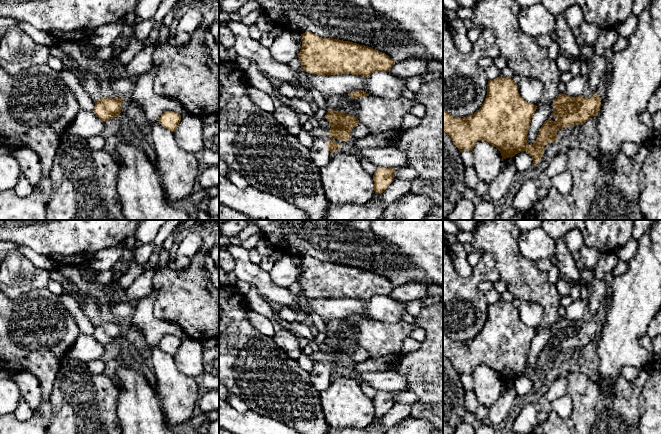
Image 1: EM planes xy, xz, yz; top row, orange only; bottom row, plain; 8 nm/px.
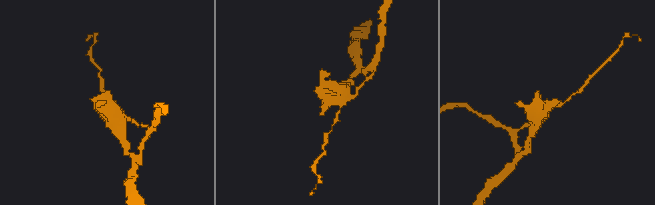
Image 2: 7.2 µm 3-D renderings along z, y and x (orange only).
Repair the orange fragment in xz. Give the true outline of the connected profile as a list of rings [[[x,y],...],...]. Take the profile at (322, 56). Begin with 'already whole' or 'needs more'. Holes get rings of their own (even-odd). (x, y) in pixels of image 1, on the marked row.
already whole | [[[311,32],[301,34],[302,47],[298,54],[301,68],[310,74],[352,74],[364,77],[374,72],[390,72],[394,61],[386,54],[368,46],[333,38],[322,38]]]

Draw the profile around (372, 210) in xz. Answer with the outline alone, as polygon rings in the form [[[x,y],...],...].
[[[382,194],[362,205],[334,205],[328,202],[324,220],[379,220],[384,206]]]

